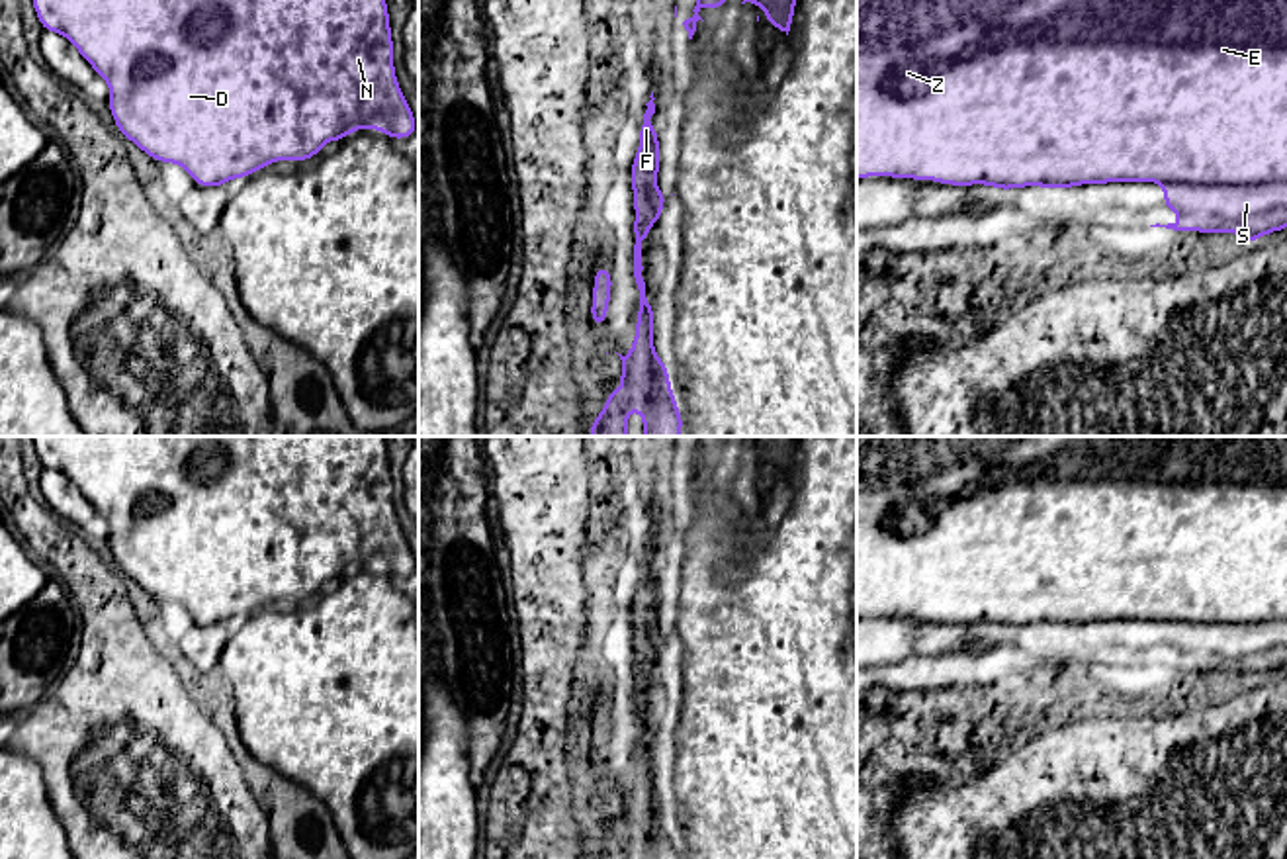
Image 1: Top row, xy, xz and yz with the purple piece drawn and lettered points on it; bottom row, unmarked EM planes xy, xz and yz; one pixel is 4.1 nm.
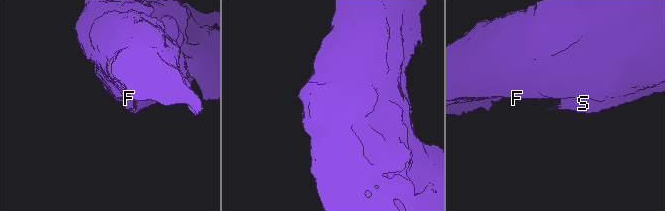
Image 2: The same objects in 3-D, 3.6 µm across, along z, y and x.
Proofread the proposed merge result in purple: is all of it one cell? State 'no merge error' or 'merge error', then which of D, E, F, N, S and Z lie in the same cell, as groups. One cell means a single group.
merge error; groups D E F N Z / S

